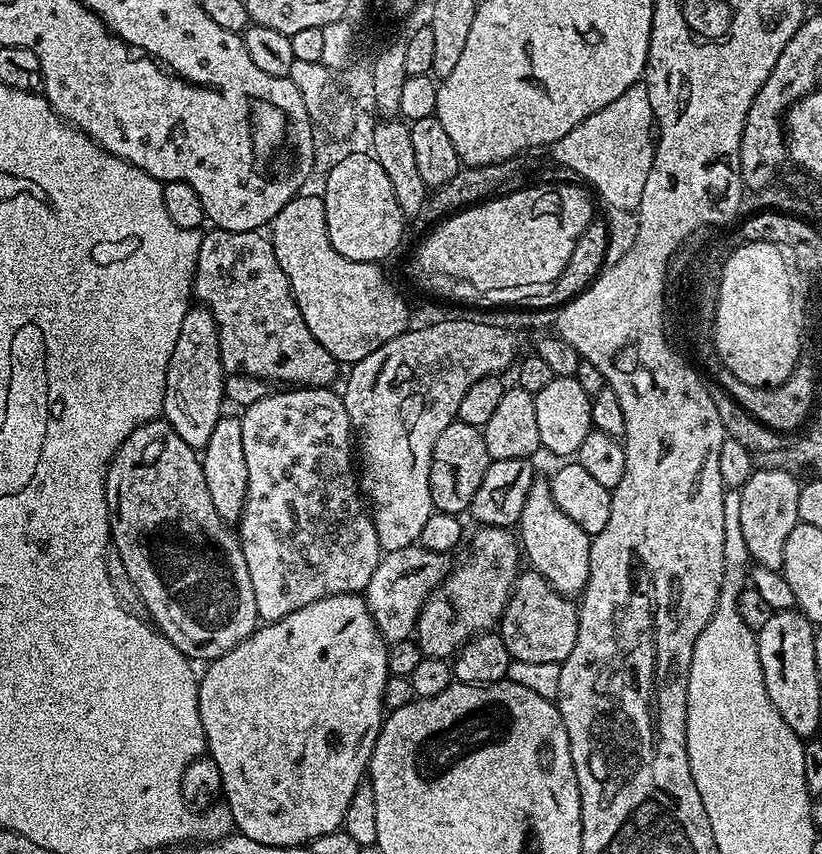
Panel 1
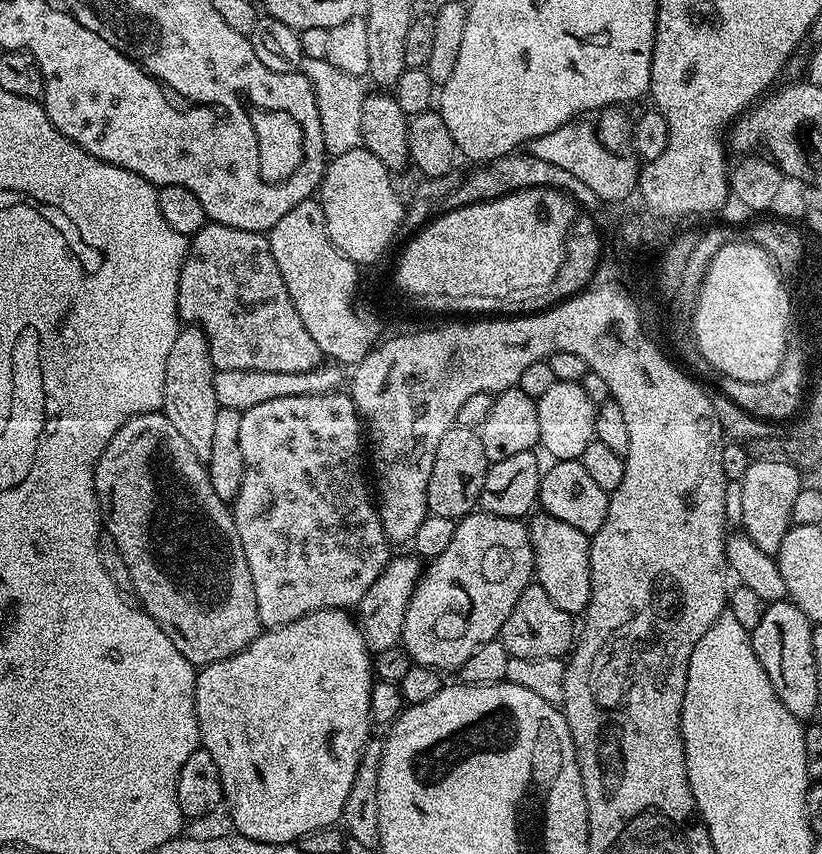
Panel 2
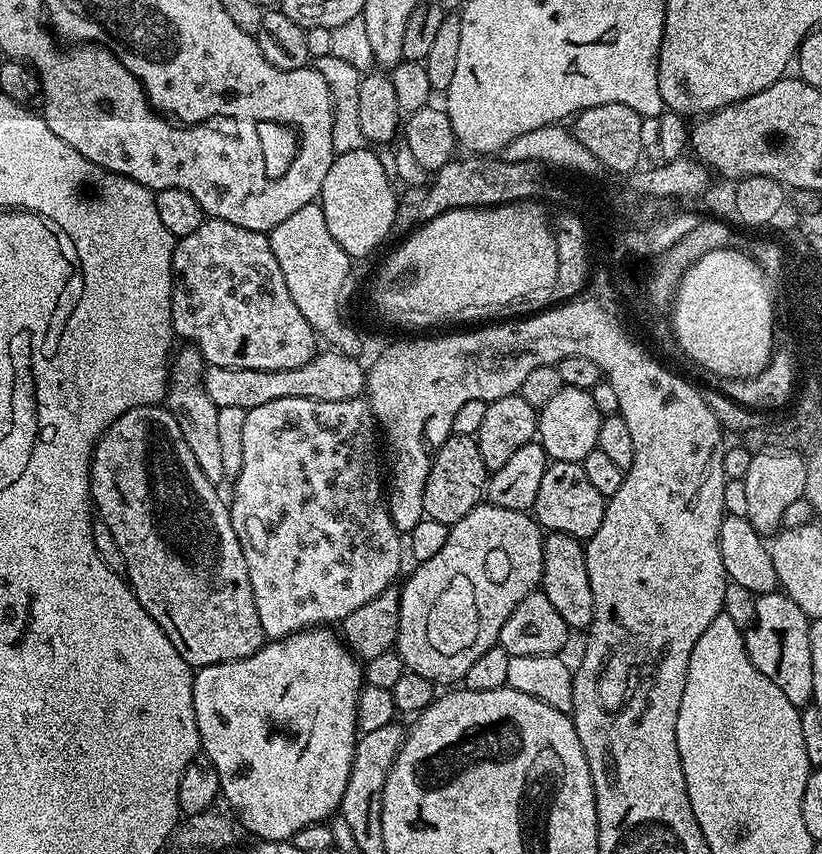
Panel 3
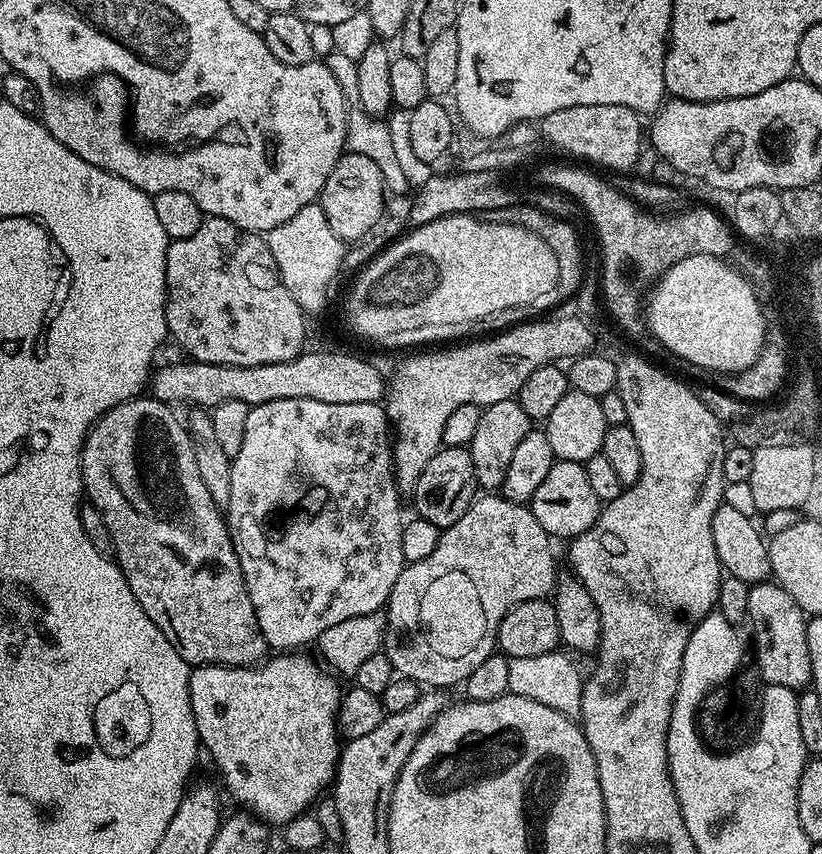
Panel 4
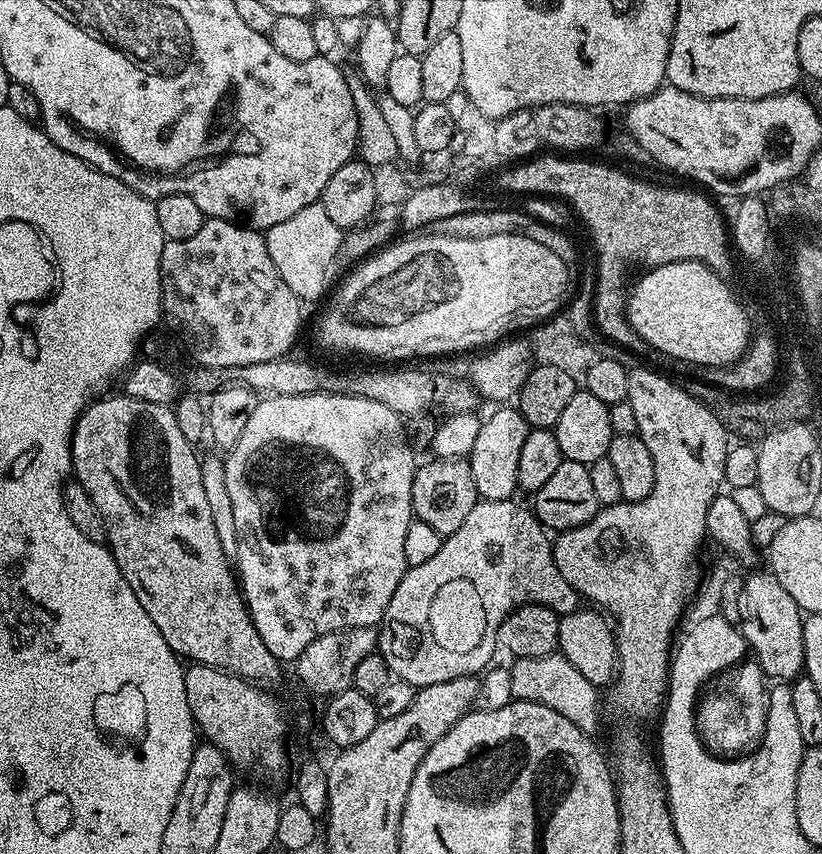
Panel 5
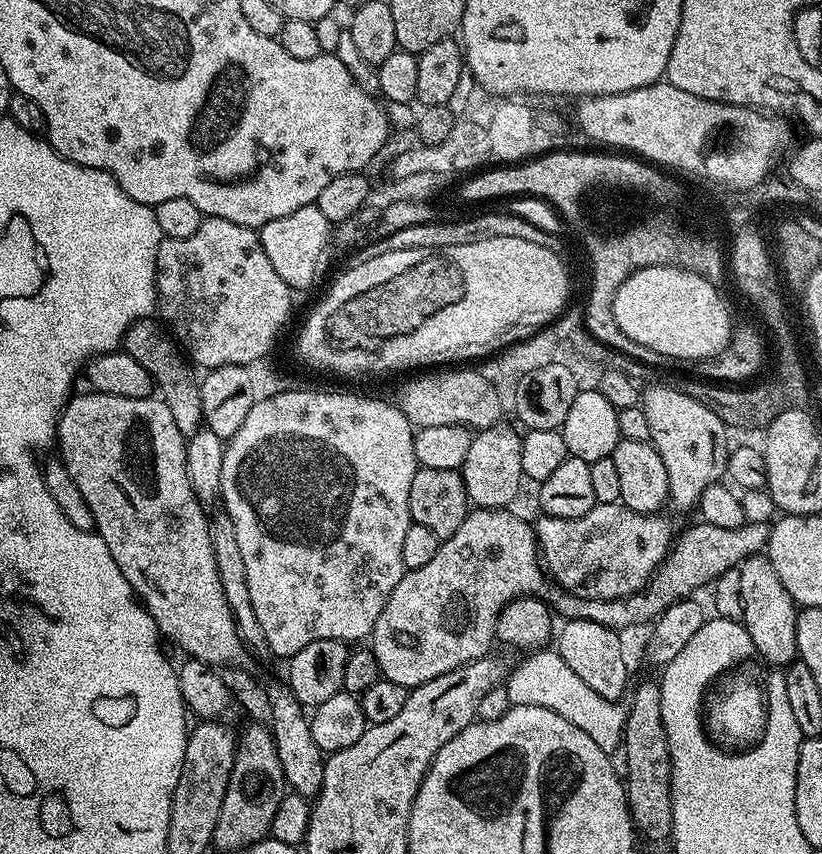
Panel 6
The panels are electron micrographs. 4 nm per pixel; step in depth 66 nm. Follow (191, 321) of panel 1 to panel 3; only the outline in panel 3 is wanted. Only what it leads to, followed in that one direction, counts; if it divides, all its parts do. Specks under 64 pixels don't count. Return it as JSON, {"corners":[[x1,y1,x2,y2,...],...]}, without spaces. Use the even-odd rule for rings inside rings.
{"corners":[[184,346,170,360,170,383,166,397,166,407,178,422,182,430,182,438,186,438,186,446,190,446,190,454,194,454,194,462,198,462,198,470,210,478,210,482,220,486,226,477,222,470,222,445,218,439,218,408,206,394,204,389,204,355,200,349]]}

